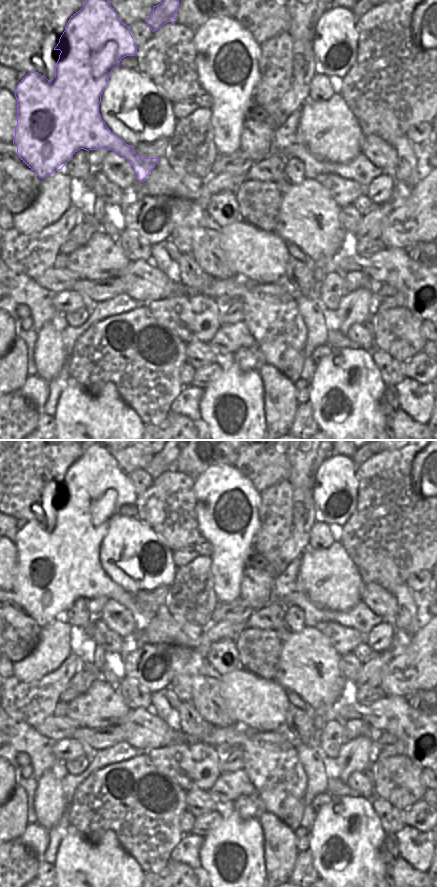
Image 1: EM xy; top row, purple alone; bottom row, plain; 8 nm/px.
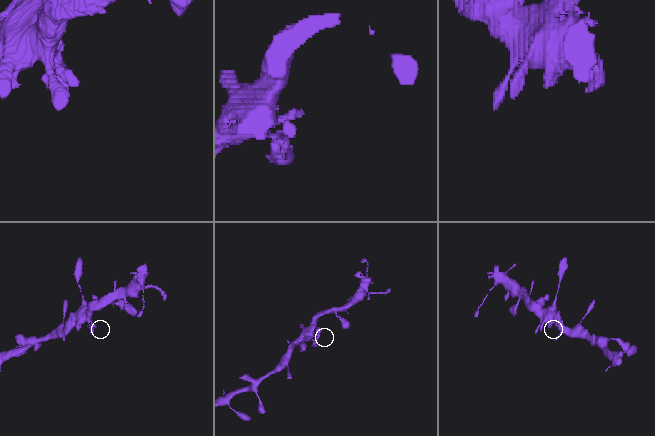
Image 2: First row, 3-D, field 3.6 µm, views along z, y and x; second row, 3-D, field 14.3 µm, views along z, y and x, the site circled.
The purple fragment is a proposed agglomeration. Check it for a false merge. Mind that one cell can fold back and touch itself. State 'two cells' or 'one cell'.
one cell

